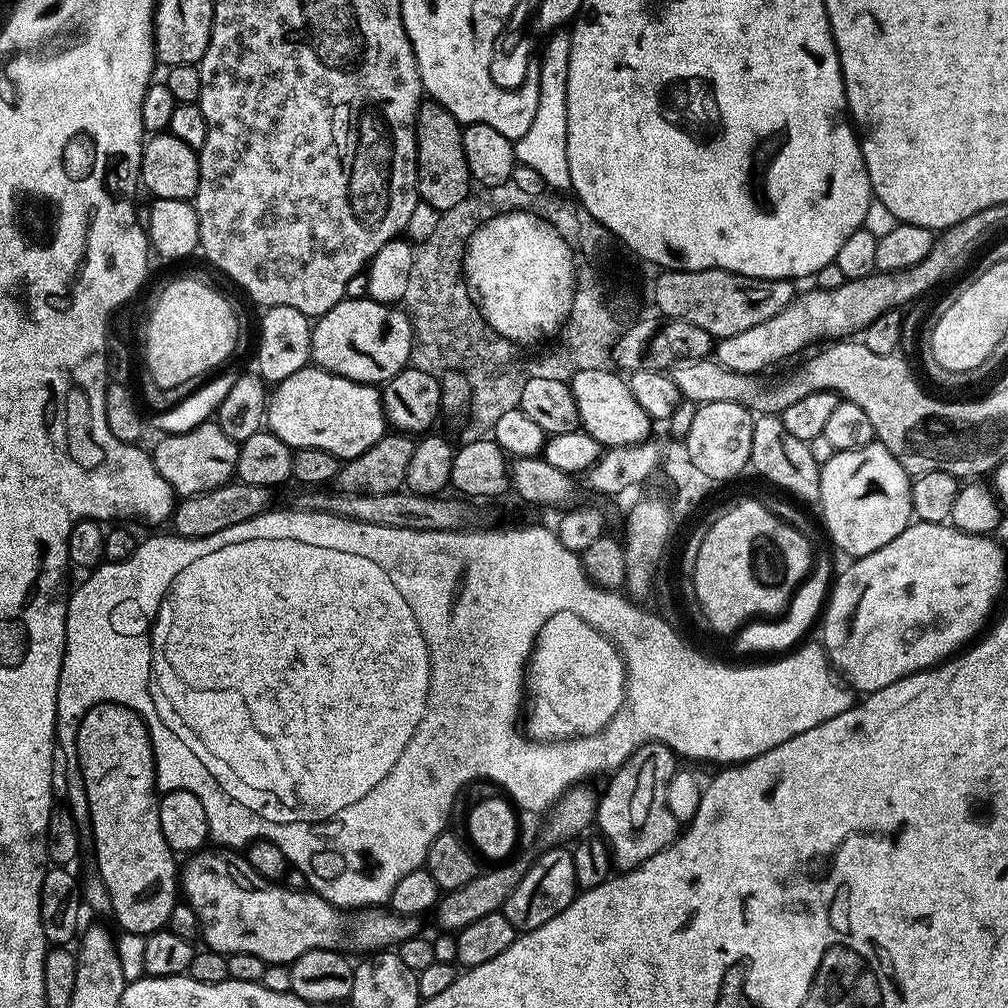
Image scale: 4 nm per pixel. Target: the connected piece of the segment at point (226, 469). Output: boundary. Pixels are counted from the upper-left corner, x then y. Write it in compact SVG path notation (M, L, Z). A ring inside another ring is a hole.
M205 422L189 432L165 435L160 439L150 455L158 474L170 482L177 497L200 496L224 486L236 475L240 444L224 433L219 423Z

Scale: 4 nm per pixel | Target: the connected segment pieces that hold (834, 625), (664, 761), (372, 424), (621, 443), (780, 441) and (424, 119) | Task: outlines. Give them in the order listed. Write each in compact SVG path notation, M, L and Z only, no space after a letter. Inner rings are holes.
M909 523L908 527L902 530L902 534L898 534L898 538L886 542L886 546L882 546L870 554L853 559L849 563L852 565L840 577L839 575L835 577L834 583L830 588L830 595L826 600L826 607L822 612L822 622L824 620L822 647L827 652L829 661L835 665L839 675L857 693L867 694L890 686L894 682L901 680L903 676L909 676L915 672L929 671L935 668L936 665L942 664L945 660L957 655L961 649L971 645L985 631L986 625L989 623L988 615L991 614L992 607L996 604L996 599L1004 592L1004 550L1006 550L1005 545L997 542L988 534L983 536L966 534L962 530L949 526L947 523Z
M647 743L631 753L628 760L611 773L604 796L599 797L595 823L608 843L612 863L620 872L629 872L642 862L669 848L678 835L674 814L666 807L666 786L678 771L678 757L665 744Z
M305 366L271 389L266 428L290 449L326 450L341 461L352 460L386 435L380 394L381 389L371 384L334 376L325 368Z
M581 368L571 378L574 402L578 406L580 428L590 433L605 449L628 448L653 435L654 421L638 406L627 379L619 371L605 368Z
M760 414L755 417L754 442L752 443L751 471L756 471L764 480L777 484L784 492L797 496L806 503L815 505L820 499L820 466L810 454L808 441L799 440L782 426L779 415Z
M431 98L425 99L416 115L416 190L419 199L438 213L448 214L469 199L468 187L473 187L473 184L466 166L466 150L462 150L460 121L448 113L446 106Z

